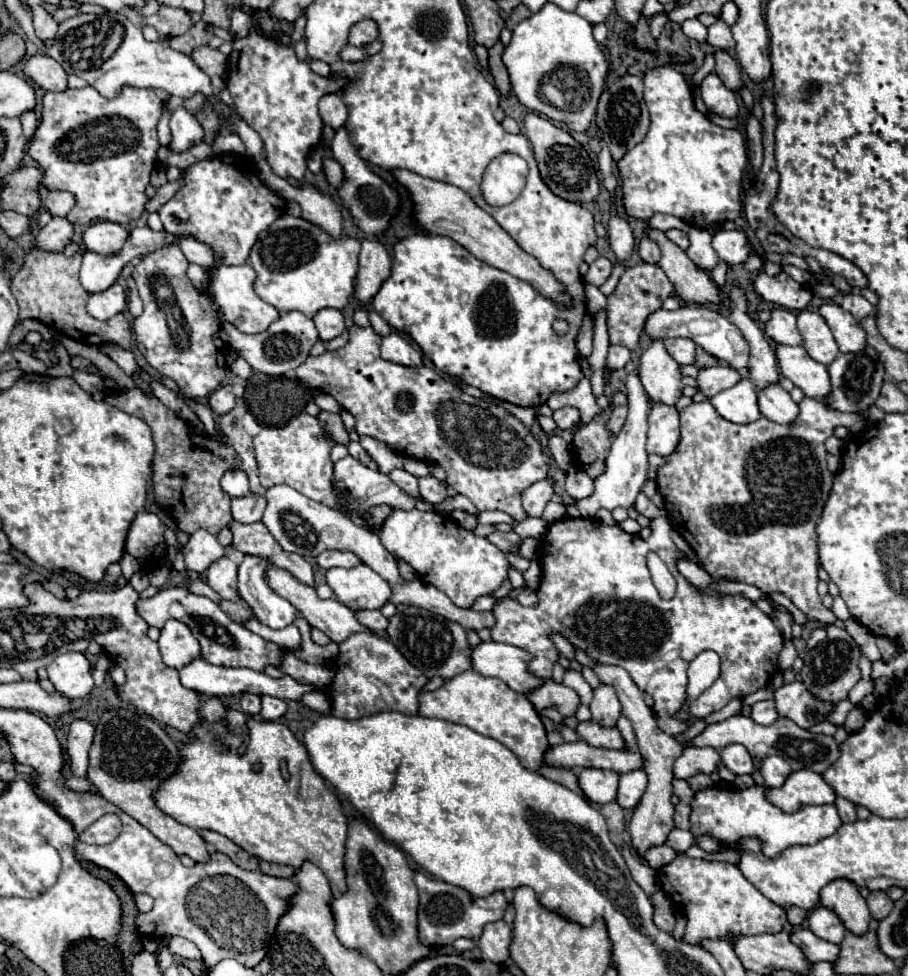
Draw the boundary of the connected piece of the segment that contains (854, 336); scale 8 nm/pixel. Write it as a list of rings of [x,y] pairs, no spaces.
[[[825,303],[817,309],[817,313],[825,319],[825,323],[829,325],[839,351],[849,353],[849,351],[861,351],[867,343],[865,343],[865,331],[861,329],[859,323],[855,323],[853,315],[843,311],[837,303]]]

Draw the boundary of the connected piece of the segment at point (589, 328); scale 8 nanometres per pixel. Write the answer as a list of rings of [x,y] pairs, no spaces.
[[[585,315],[583,327],[581,327],[579,337],[577,337],[577,349],[579,349],[581,357],[587,357],[591,353],[591,343],[593,343],[593,323],[591,323],[589,315]]]

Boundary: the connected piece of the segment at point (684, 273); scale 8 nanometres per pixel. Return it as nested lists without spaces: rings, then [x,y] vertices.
[[[645,229],[647,237],[653,239],[661,249],[659,267],[665,271],[667,279],[675,287],[675,295],[685,303],[697,303],[697,305],[721,305],[723,295],[721,289],[715,285],[715,281],[697,267],[685,251],[681,251],[675,243],[671,243],[663,231],[651,231]]]

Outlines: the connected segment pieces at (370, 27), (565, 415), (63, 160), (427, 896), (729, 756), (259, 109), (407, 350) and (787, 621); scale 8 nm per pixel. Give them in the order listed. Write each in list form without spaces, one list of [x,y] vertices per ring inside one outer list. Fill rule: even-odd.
[[[365,19],[365,21],[357,23],[357,25],[351,29],[351,33],[349,33],[349,43],[351,43],[351,45],[367,45],[367,43],[375,41],[375,37],[377,37],[377,25],[375,25],[373,21]]]
[[[561,407],[561,409],[553,411],[553,421],[557,423],[557,427],[559,427],[561,431],[573,427],[577,419],[579,419],[579,411],[573,409],[573,407]]]
[[[93,87],[65,89],[61,93],[47,91],[43,95],[41,123],[33,133],[27,153],[43,169],[41,185],[47,191],[67,191],[75,197],[75,207],[67,215],[73,225],[89,225],[93,221],[105,219],[127,225],[137,221],[143,213],[147,201],[145,187],[149,185],[149,175],[155,167],[155,157],[159,149],[157,141],[157,121],[163,111],[163,101],[153,89],[123,87],[123,91],[113,99],[103,99]]]
[[[421,871],[415,873],[415,885],[419,891],[419,911],[417,911],[417,929],[419,929],[419,941],[427,947],[431,945],[453,945],[459,937],[469,937],[473,941],[479,939],[483,927],[487,923],[503,919],[503,913],[507,909],[507,901],[501,891],[493,893],[487,899],[473,899],[463,889],[455,889],[453,885],[433,879]]]
[[[727,745],[719,751],[721,755],[721,763],[733,771],[735,775],[743,775],[743,773],[753,773],[753,761],[751,755],[747,753],[747,749],[743,745]]]
[[[281,23],[283,35],[279,39],[267,39],[265,35],[259,35],[259,29],[253,29],[247,39],[237,39],[233,43],[233,51],[229,55],[229,79],[227,79],[227,89],[235,101],[235,107],[239,115],[247,121],[249,127],[253,127],[263,143],[265,143],[265,157],[279,177],[295,177],[297,181],[303,181],[307,173],[307,155],[309,151],[319,143],[321,139],[321,129],[323,121],[317,113],[317,101],[325,93],[335,93],[341,91],[343,85],[347,83],[343,77],[319,77],[311,71],[309,63],[299,61],[295,51],[287,47],[289,43],[289,33],[293,25]]]
[[[393,331],[387,337],[383,337],[381,343],[381,357],[385,361],[397,363],[397,365],[405,365],[405,367],[421,367],[423,359],[419,349],[401,333]]]
[[[777,609],[777,611],[771,613],[771,619],[777,625],[777,629],[783,633],[783,637],[785,639],[791,639],[791,625],[793,625],[791,613],[785,611],[785,609]]]

